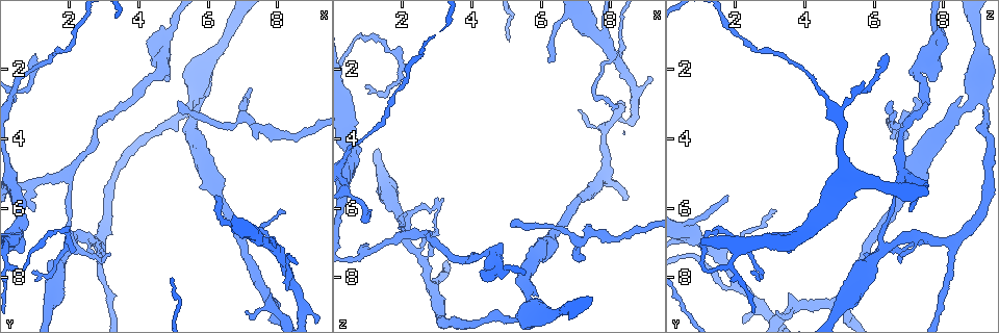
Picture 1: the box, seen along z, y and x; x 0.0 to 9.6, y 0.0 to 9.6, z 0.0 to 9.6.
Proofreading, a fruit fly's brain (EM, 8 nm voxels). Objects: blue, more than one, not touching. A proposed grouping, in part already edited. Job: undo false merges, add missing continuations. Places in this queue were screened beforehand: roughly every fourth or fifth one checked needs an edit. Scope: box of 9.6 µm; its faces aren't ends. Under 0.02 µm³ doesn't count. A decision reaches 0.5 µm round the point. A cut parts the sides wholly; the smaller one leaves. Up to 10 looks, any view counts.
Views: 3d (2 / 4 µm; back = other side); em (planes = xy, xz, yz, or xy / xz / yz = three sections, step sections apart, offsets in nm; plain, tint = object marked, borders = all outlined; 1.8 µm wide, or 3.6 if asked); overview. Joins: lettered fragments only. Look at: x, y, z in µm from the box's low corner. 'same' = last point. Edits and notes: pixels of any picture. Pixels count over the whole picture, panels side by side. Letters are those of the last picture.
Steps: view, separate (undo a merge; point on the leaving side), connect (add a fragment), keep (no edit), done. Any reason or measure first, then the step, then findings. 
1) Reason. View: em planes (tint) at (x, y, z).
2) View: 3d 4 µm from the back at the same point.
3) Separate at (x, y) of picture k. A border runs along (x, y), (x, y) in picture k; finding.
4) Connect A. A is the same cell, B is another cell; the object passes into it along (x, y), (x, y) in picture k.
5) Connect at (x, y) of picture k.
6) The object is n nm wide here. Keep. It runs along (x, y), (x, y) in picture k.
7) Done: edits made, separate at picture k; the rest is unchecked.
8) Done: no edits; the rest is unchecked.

Three-way junction. View: em planes (borders) at (7.85, 6.85, 0.80).

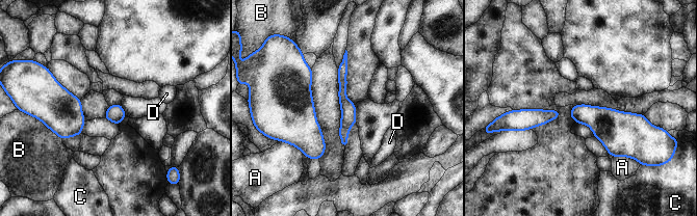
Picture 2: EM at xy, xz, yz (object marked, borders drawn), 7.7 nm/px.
Keep. A, B, C and D are other cells; a border runs along (44, 124), (61, 139) in picture 2; continuous, no second cell.

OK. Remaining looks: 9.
An open end. View: em planes (borders) at (7.25, 2.45, 7.35).

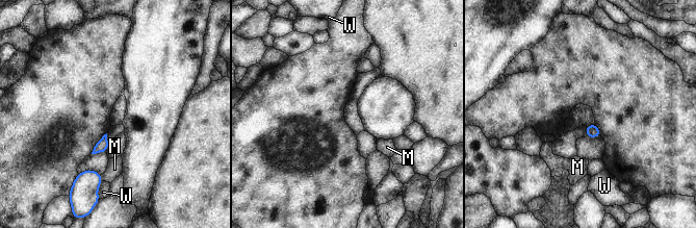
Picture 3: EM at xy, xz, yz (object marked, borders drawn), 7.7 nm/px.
Keep. M and W are other cells; a border runs along (100, 175), (102, 180) in picture 3; no lettered fragment goes on from it.

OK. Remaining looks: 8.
Thick end. View: em planes (tint) at (4.45, 0.95, 7.95).

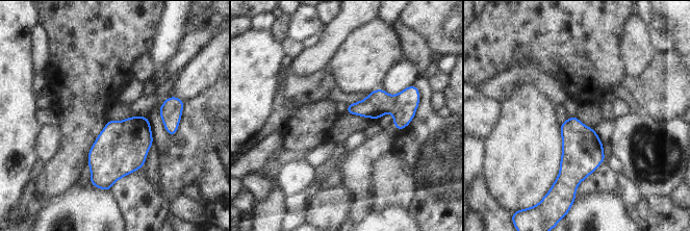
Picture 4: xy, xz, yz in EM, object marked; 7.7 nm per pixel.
View: em planes (borders) at the same point.

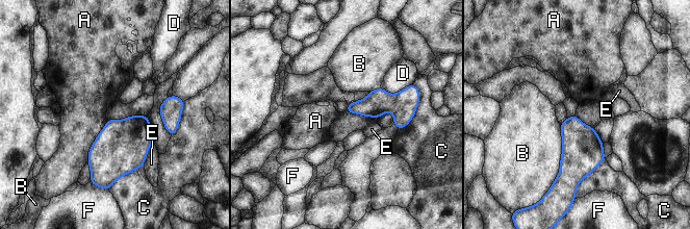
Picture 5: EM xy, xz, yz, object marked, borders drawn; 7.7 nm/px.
Keep. A, B, C, D, E and F are other cells; a border runs along (102, 129), (90, 148), (86, 161) in picture 5; none of them fits.

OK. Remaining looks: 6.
Thin end. View: em planes (borders) at (1.00, 6.05, 7.05).

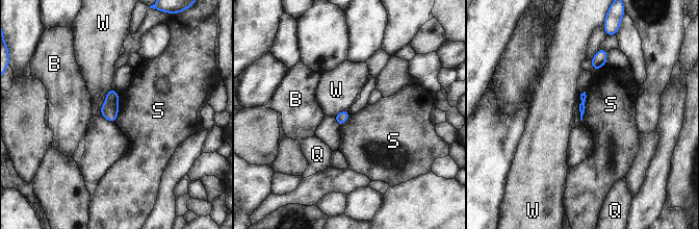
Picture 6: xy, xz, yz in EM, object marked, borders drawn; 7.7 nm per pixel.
Keep. B, Q, S and W are other cells; none of them fits.

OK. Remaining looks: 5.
Done: no edits; the rest is unchecked.

